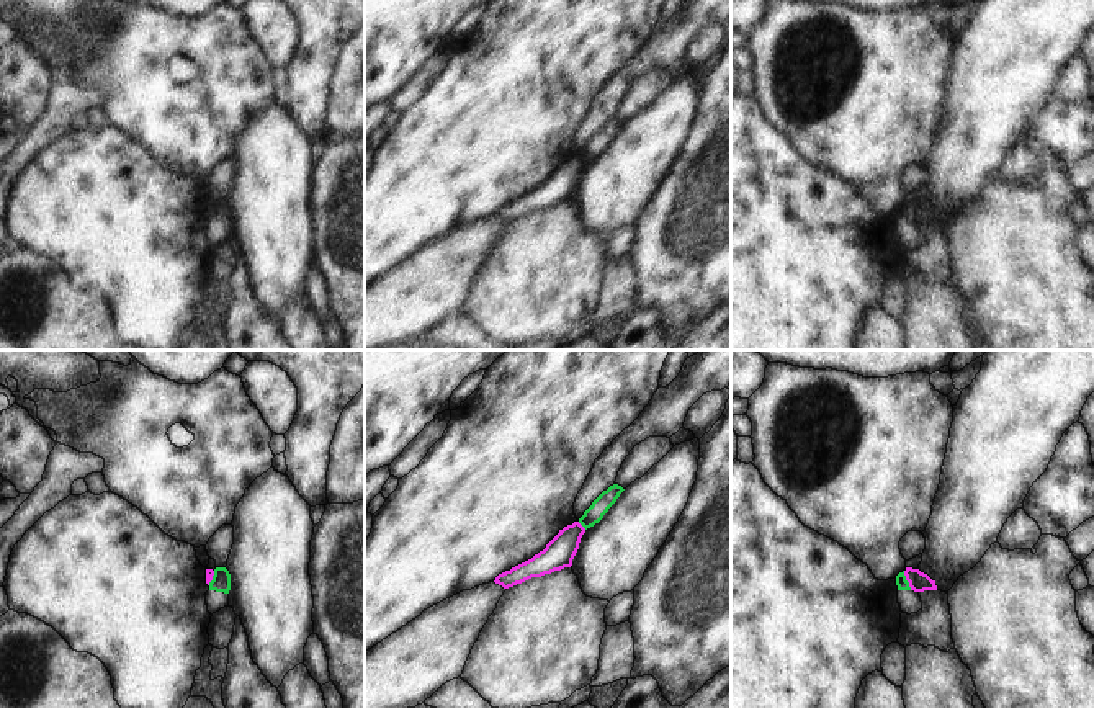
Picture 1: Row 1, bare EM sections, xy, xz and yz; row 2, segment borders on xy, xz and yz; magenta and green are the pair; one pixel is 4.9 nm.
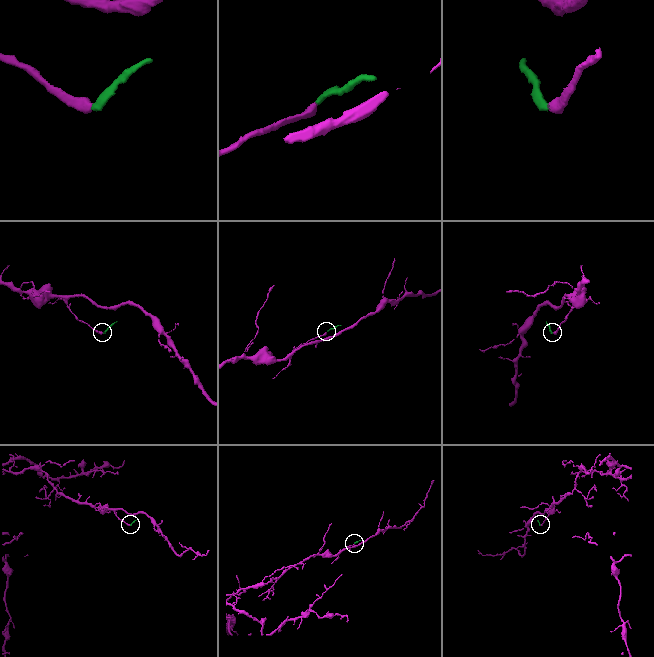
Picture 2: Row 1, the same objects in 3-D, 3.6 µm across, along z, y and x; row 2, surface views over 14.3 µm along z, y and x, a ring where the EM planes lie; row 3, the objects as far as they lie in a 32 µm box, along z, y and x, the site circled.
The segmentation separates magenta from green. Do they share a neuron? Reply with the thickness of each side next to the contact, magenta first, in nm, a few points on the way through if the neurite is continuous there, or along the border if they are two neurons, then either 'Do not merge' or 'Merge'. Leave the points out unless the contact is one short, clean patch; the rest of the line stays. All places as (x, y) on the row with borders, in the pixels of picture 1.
Thickness 100 nm (magenta) against 60 nm. Boundary: yz (903, 571), (911, 589). Do not merge.

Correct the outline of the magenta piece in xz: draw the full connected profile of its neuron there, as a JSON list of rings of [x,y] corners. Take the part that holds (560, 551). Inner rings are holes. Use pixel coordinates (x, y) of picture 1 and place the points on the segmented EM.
[[[579,522],[564,527],[543,551],[510,571],[499,574],[494,582],[509,589],[531,577],[541,577],[571,567],[584,533],[585,528]]]

